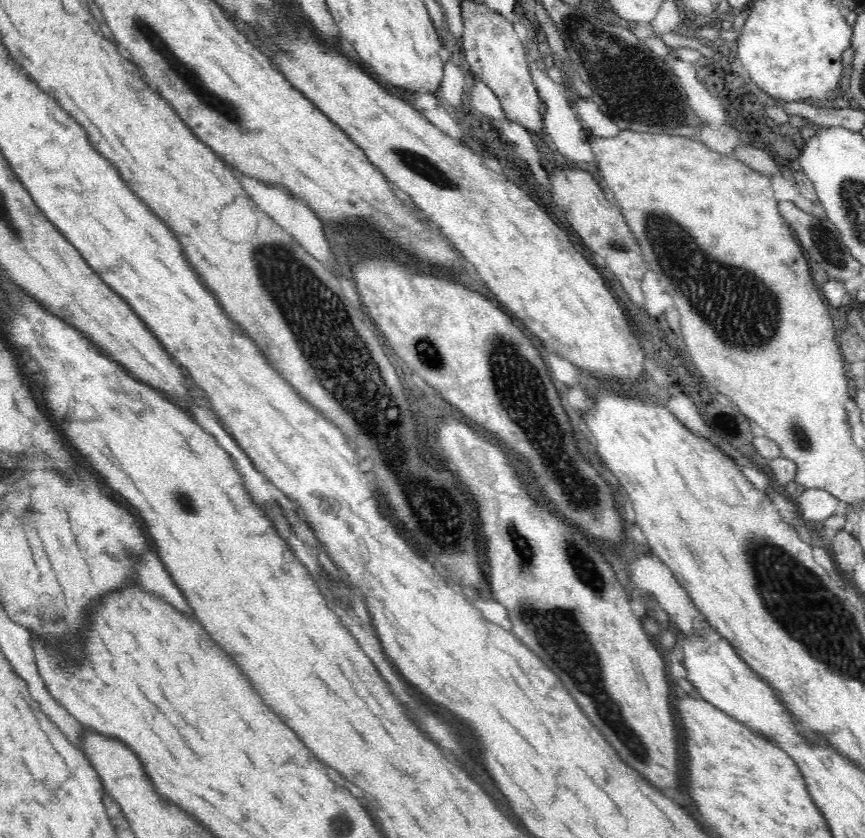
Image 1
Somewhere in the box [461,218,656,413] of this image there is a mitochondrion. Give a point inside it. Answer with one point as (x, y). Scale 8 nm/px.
(614, 243)

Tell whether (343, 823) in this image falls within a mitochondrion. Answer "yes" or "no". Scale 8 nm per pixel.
yes

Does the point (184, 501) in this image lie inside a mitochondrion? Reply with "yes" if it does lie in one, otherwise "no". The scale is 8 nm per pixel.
yes

